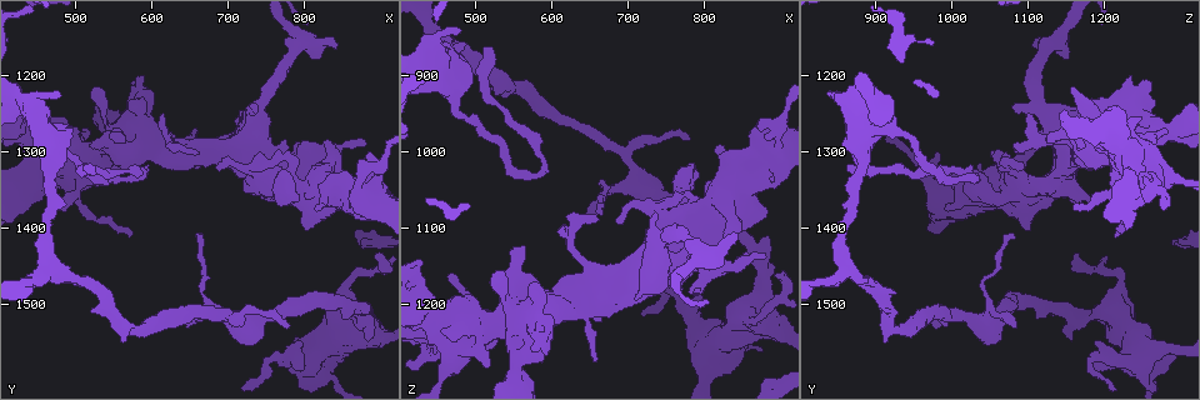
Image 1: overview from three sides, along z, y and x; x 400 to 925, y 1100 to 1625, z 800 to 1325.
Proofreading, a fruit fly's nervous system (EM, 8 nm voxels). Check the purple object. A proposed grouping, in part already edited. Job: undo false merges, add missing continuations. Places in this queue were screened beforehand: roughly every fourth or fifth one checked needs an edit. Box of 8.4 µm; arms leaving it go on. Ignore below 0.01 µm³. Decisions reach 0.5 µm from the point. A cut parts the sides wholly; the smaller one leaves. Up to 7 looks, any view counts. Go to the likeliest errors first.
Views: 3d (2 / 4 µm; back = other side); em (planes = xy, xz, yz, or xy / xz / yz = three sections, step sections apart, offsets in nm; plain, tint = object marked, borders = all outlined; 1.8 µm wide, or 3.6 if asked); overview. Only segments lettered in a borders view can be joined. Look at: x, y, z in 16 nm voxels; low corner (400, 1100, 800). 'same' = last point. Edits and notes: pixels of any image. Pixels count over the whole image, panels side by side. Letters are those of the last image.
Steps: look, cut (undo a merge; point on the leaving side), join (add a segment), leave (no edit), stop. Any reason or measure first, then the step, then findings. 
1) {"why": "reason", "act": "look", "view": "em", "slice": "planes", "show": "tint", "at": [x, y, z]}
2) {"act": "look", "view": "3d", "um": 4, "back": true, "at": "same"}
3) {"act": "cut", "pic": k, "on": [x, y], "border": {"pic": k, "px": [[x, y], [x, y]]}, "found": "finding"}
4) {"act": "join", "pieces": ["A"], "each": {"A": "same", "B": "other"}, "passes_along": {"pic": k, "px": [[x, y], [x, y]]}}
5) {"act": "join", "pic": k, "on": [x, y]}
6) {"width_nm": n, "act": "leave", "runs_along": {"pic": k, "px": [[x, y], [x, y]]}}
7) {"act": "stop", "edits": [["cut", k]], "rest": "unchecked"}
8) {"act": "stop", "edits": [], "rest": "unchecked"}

{"act": "look", "view": "em", "slice": "yz", "step": 8, "show": "borders", "at": [810, 1310, 1150]}

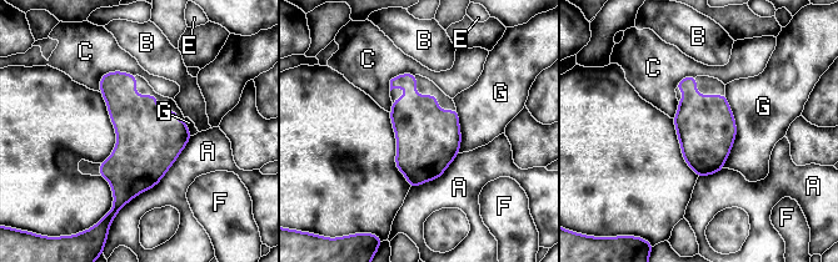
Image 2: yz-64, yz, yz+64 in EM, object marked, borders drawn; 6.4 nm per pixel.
{"act": "leave", "each": {"A": "other", "B": "other", "C": "other", "E": "other", "F": "other", "G": "other"}, "found": "continuous, no second neuron"}

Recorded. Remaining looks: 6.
{"why": "branch stops here", "act": "look", "view": "3d", "um": 2, "at": [475, 1250, 1250]}

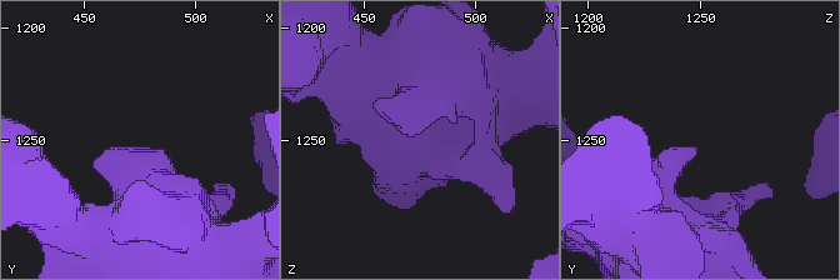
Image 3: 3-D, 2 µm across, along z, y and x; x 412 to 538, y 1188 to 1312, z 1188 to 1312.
{"act": "look", "view": "em", "slice": "planes", "show": "plain", "at": [474, 1254, 1248]}

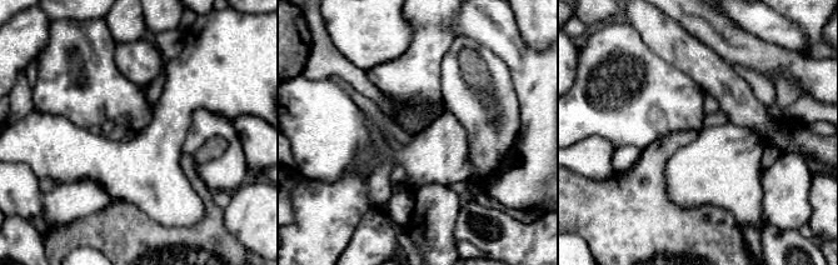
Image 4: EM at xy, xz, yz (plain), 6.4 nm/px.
{"why": "what lies round it", "act": "look", "view": "em", "slice": "planes", "show": "borders", "at": "same"}

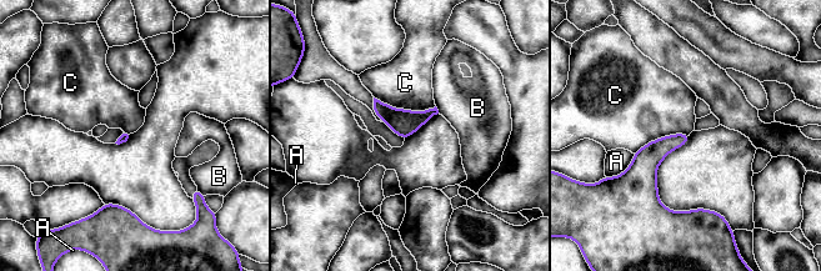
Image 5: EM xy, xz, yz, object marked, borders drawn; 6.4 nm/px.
{"act": "leave", "each": {"A": "other", "B": "other", "C": "other"}, "found": "no lettered segment goes on from it"}

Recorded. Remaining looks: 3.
{"why": "a fork", "act": "look", "view": "3d", "um": 2, "at": [440, 1240, 890]}

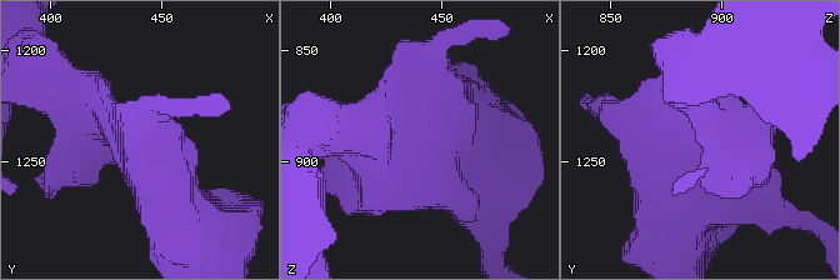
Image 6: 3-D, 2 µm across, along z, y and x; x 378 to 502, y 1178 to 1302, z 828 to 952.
{"arms": 4, "act": "look", "view": "em", "slice": "yz", "step": 16, "show": "tint", "at": [440, 1240, 888]}

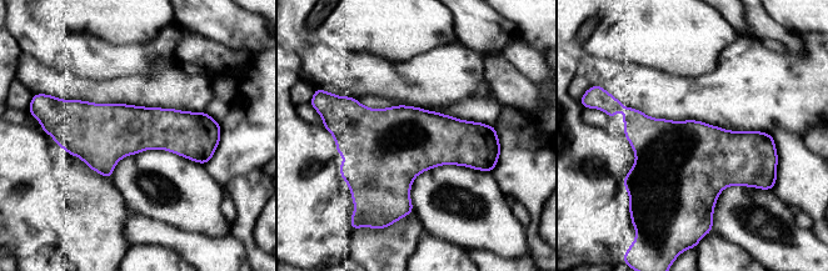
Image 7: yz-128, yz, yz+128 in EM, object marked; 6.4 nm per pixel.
{"act": "look", "view": "em", "slice": "planes", "show": "borders", "at": "same"}

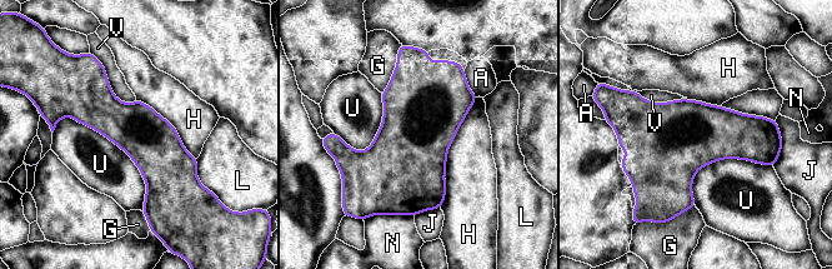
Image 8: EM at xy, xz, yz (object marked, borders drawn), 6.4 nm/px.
{"width_nm": 340, "act": "leave", "each": {"A": "other", "G": "other", "H": "other", "J": "other", "L": "other", "N": "other", "U": "other", "V": "other"}, "border": {"pic": 8, "px": [[63, 116], [130, 158], [143, 210]]}, "found": "continuous, no second neuron"}

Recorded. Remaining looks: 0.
{"act": "stop", "edits": [], "rest": "unchecked"}

